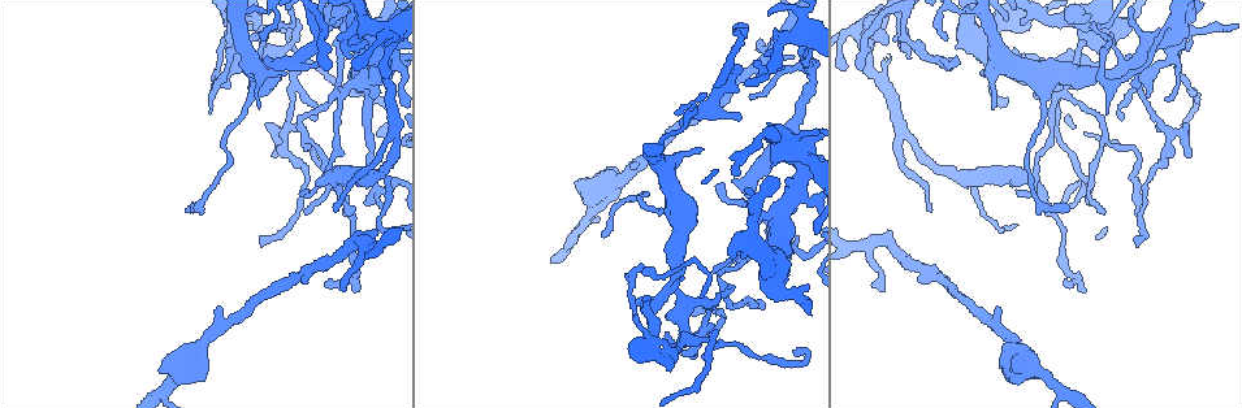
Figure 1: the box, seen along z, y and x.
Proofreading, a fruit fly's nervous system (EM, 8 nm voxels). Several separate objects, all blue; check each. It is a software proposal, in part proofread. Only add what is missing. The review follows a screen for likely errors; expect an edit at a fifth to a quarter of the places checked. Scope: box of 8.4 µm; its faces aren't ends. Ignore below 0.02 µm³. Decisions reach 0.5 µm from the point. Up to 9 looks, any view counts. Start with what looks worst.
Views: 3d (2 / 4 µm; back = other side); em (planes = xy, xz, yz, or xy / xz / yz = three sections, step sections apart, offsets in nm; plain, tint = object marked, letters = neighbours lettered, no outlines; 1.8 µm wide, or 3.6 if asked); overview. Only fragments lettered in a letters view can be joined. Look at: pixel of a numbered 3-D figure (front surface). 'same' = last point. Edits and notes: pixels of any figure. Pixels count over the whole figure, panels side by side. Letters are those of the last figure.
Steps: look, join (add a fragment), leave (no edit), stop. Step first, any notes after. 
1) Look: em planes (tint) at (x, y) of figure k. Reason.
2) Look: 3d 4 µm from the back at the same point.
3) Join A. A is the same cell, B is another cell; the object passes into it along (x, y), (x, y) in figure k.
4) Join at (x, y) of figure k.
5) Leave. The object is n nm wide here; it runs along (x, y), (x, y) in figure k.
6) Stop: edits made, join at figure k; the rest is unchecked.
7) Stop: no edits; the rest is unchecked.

Look: em planes (letters) at (677, 351) of figure 1. Thin neck.

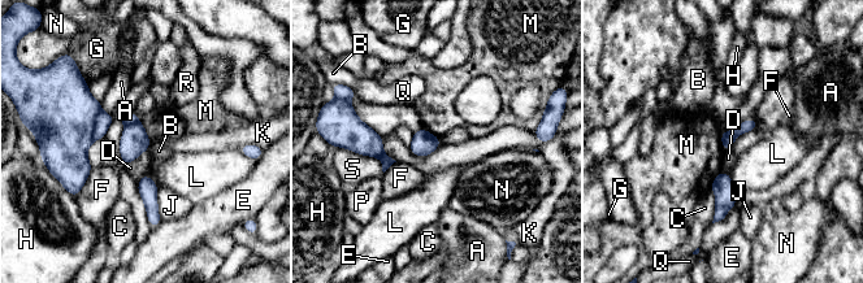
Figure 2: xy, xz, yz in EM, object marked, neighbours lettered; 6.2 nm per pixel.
Leave. A, B, C, D, E, F, G, H, J, K, L, M, N, P, Q, R and S are other cells; a border runs along (104, 136), (87, 151), (91, 166) in figure 2; none of them fits.

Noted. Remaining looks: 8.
Look: em planes (plain) at (328, 183) of figure 1. Small branch off a trunk.

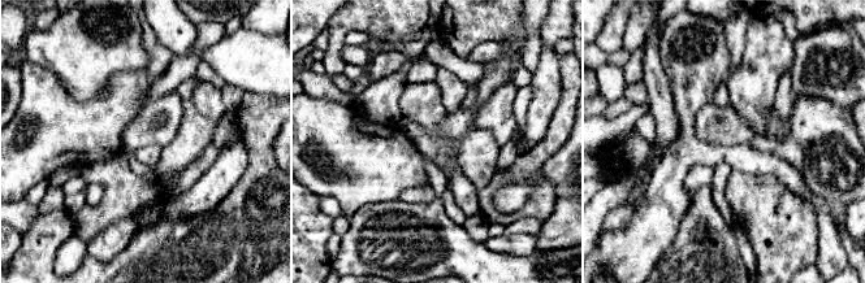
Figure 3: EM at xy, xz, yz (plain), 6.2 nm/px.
Look: em planes (tint) at the same point.

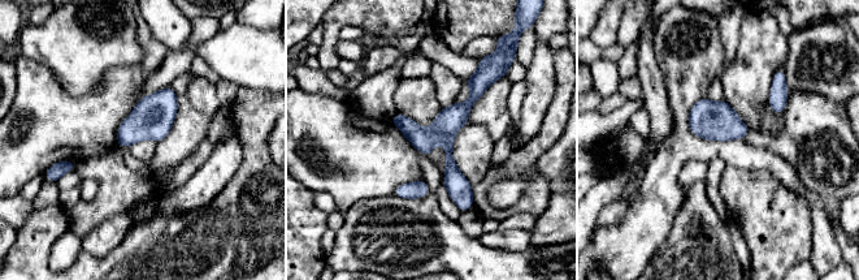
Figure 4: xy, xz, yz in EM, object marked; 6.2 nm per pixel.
Look: em planes (letters) at the same point.

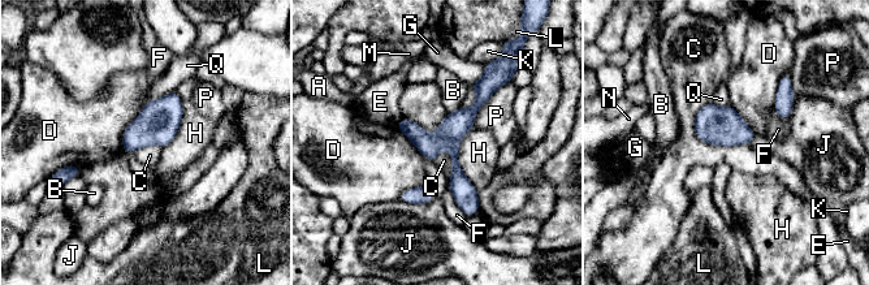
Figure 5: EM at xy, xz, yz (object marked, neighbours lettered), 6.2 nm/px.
Leave. A, B, C, D, E, F, G, H, J, K, L, M, N, P and Q are other cells; it runs along (487, 85), (454, 129), (468, 212) in figure 5; no lettered fragment goes on from it.

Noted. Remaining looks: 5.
Look: em planes (letters) at (883, 287) of figure 1. Branch stops here.

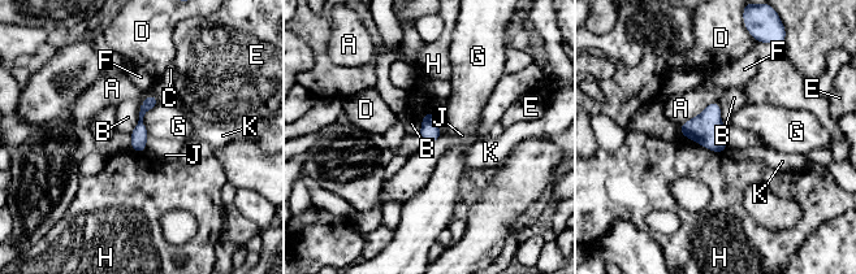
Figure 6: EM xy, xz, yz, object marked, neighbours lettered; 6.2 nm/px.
Leave. The object is 100 nm wide here; A, B, C, D, E, F, G, H, J and K are other cells; a border runs along (148, 136), (145, 147) in figure 6; none of them fits.

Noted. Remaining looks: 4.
Look: 3d 4 µm from the back at (750, 95) of figure 1. An open end.

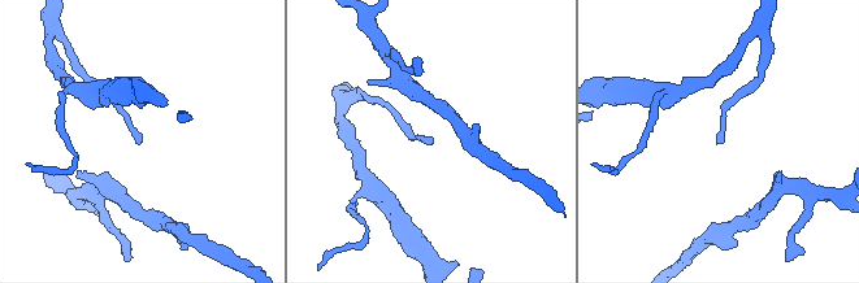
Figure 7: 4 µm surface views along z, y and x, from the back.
Look: em xz step 8 (letters) at (137, 143) of figure 7. Shape alone is not enough.

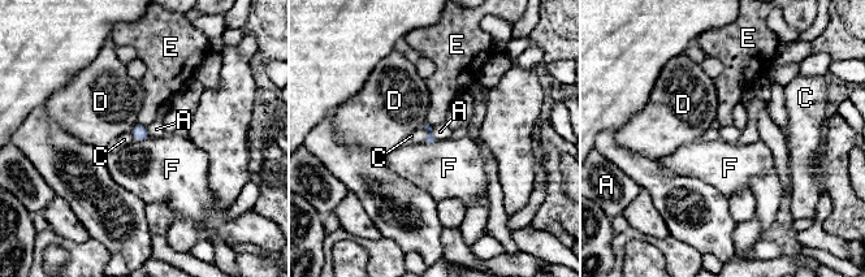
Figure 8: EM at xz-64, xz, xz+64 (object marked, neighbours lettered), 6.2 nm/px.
Leave. A, C, D, E and F are other cells; a border runs along (431, 126), (431, 133), (437, 139) in figure 8; no lettered fragment goes on from it.

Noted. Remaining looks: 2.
Stop: no edits; the rest is unchecked.

